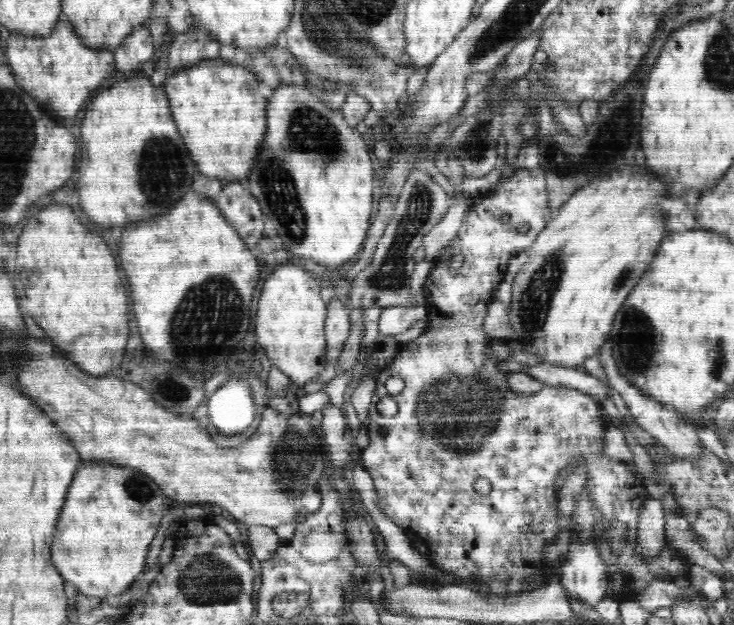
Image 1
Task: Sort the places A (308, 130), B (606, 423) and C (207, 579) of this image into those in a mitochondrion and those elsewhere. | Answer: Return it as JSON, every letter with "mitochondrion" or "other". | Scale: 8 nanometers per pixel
{"A":"mitochondrion","B":"other","C":"mitochondrion"}

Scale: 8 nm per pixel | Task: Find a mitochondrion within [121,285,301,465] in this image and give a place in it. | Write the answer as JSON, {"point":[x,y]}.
{"point":[175,390]}

